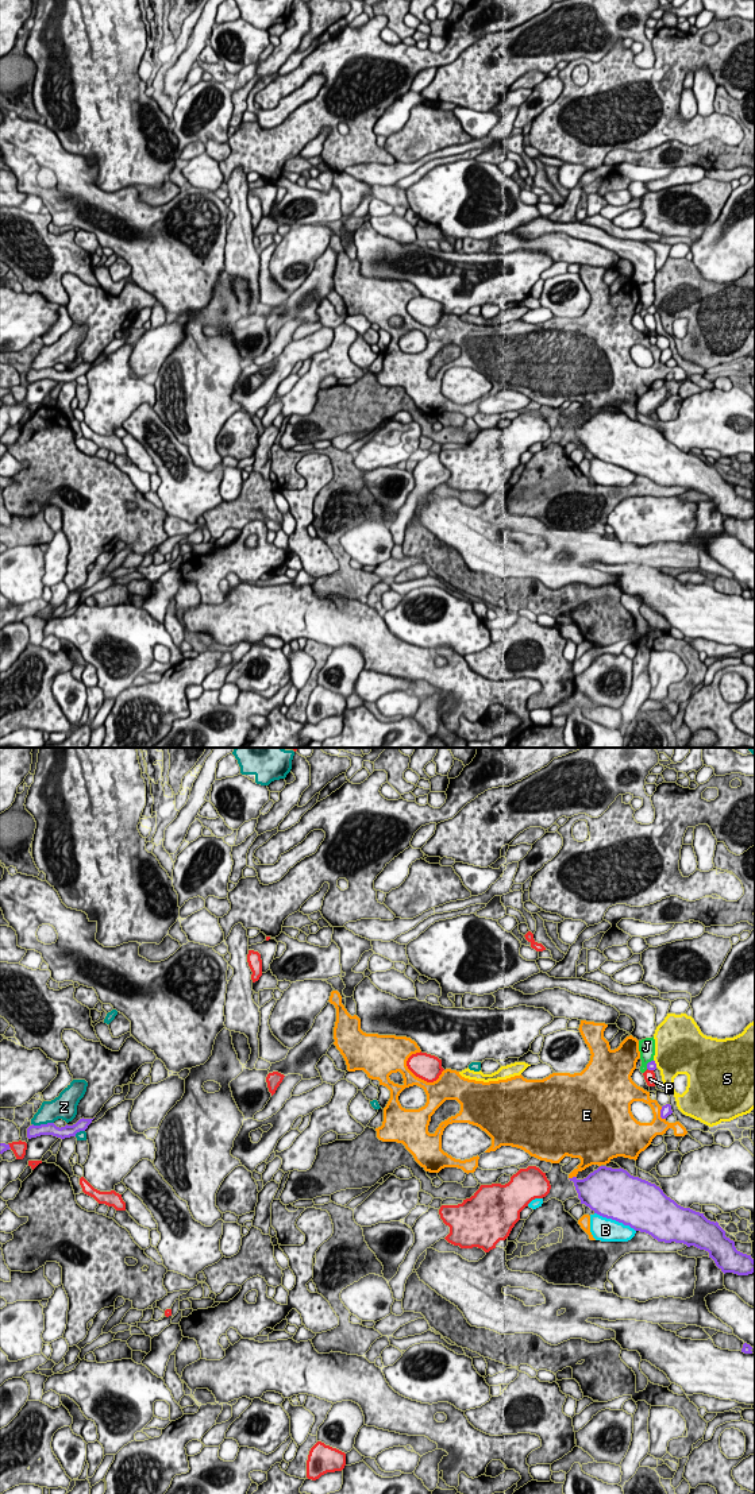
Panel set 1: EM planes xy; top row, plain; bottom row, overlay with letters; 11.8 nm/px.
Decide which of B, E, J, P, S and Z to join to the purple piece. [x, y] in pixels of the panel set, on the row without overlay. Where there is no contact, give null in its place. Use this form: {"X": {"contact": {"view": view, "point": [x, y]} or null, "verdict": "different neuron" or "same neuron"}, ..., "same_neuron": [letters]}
{"B": {"contact": {"view": "xy", "point": [615, 463]}, "verdict": "same neuron"}, "E": {"contact": {"view": "xy", "point": [661, 358]}, "verdict": "different neuron"}, "J": {"contact": {"view": "xy", "point": [647, 308]}, "verdict": "different neuron"}, "P": {"contact": {"view": "xy", "point": [650, 313]}, "verdict": "different neuron"}, "S": {"contact": {"view": "xy", "point": [655, 308]}, "verdict": "different neuron"}, "Z": {"contact": {"view": "xy", "point": [42, 369]}, "verdict": "different neuron"}, "same_neuron": ["B"]}

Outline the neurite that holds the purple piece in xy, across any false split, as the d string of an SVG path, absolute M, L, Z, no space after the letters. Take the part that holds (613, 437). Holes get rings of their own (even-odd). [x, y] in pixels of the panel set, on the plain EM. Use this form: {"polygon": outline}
{"polygon": "M600 410L590 417L586 422L578 424L577 421L569 422L574 426L575 435L581 448L589 451L594 458L590 459L590 476L596 485L601 486L628 486L637 475L651 479L658 486L665 487L683 487L687 491L694 490L700 494L709 497L716 510L725 518L733 517L737 520L748 520L755 516L755 505L751 499L743 498L736 494L735 486L725 480L725 475L716 466L708 464L704 458L696 456L690 452L678 449L674 444L667 441L663 435L646 424L631 420L624 413L612 413Z"}

